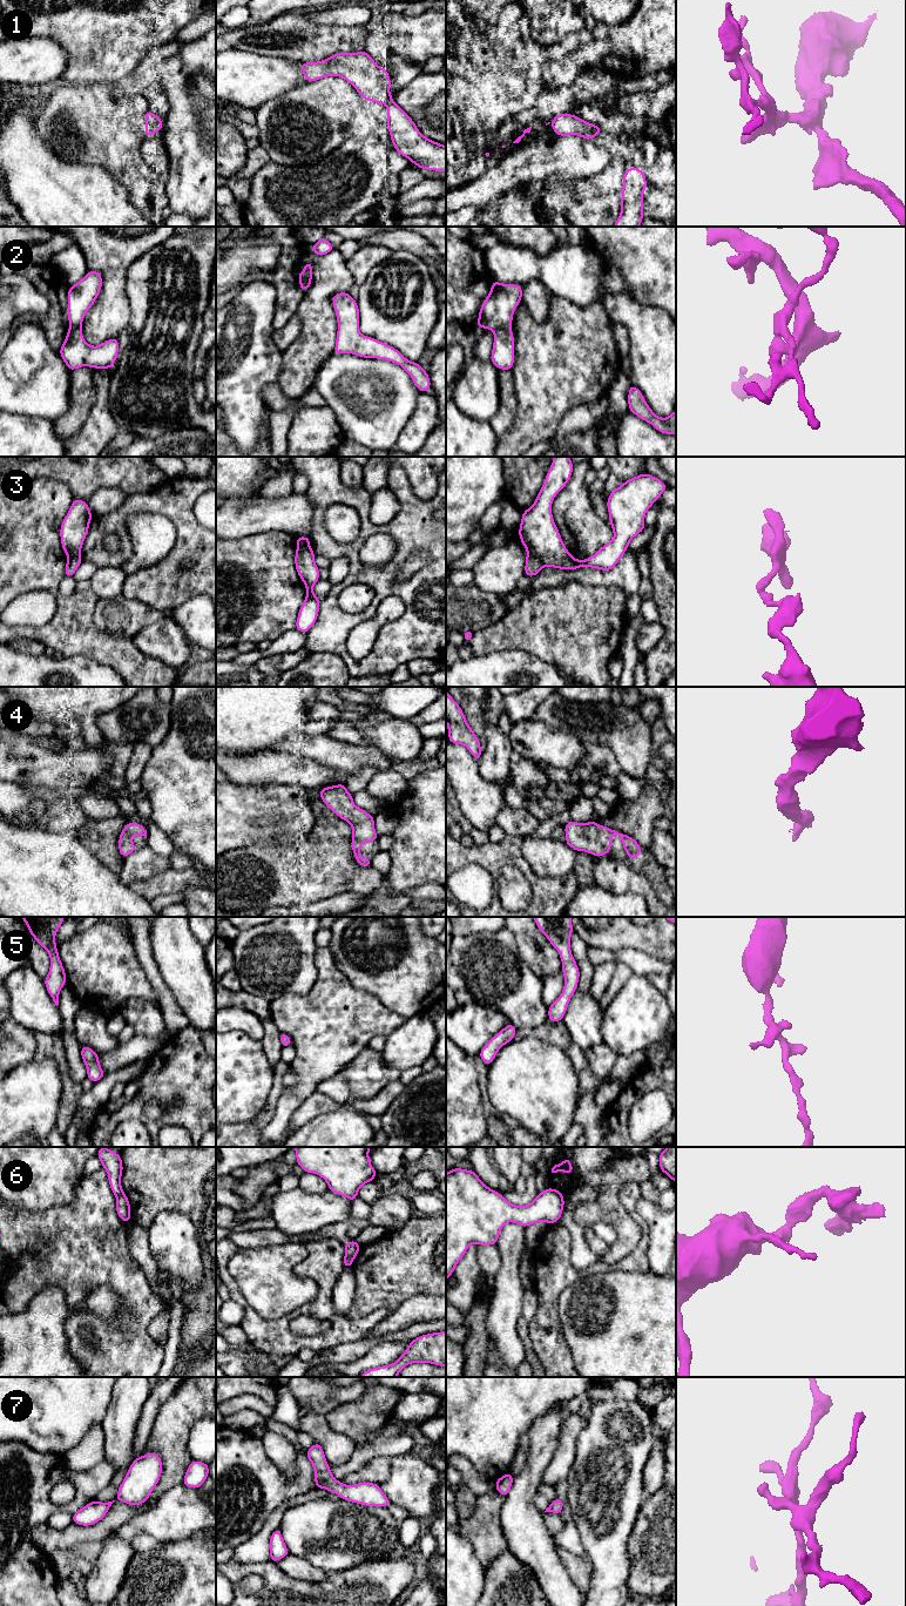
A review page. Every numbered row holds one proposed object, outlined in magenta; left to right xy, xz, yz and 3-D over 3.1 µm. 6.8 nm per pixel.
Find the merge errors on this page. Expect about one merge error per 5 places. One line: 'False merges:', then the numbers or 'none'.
False merges: 2, 3, 6

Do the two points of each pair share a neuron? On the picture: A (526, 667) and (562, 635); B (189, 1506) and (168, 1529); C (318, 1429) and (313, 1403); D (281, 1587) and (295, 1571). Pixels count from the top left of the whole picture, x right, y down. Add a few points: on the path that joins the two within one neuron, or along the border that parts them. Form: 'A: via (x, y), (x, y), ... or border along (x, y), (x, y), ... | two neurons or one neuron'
A: border along (509, 650), (526, 650), (552, 662), (561, 670) | two neurons
B: via (183, 1512), (173, 1523) | one neuron
C: border along (308, 1412), (324, 1416) | two neurons
D: border along (272, 1563), (293, 1578), (317, 1583) | two neurons

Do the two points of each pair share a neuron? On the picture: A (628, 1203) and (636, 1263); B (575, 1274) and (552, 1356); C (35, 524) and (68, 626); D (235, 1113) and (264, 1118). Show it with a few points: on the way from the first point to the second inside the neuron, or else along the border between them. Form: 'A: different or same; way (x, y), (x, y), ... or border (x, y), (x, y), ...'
A: same; way (639, 1219), (643, 1226), (642, 1248)
B: same; way (553, 1290), (549, 1294), (550, 1334)
C: same; way (35, 550), (35, 560), (44, 568), (61, 600)
D: different; border (259, 1112), (252, 1119)

